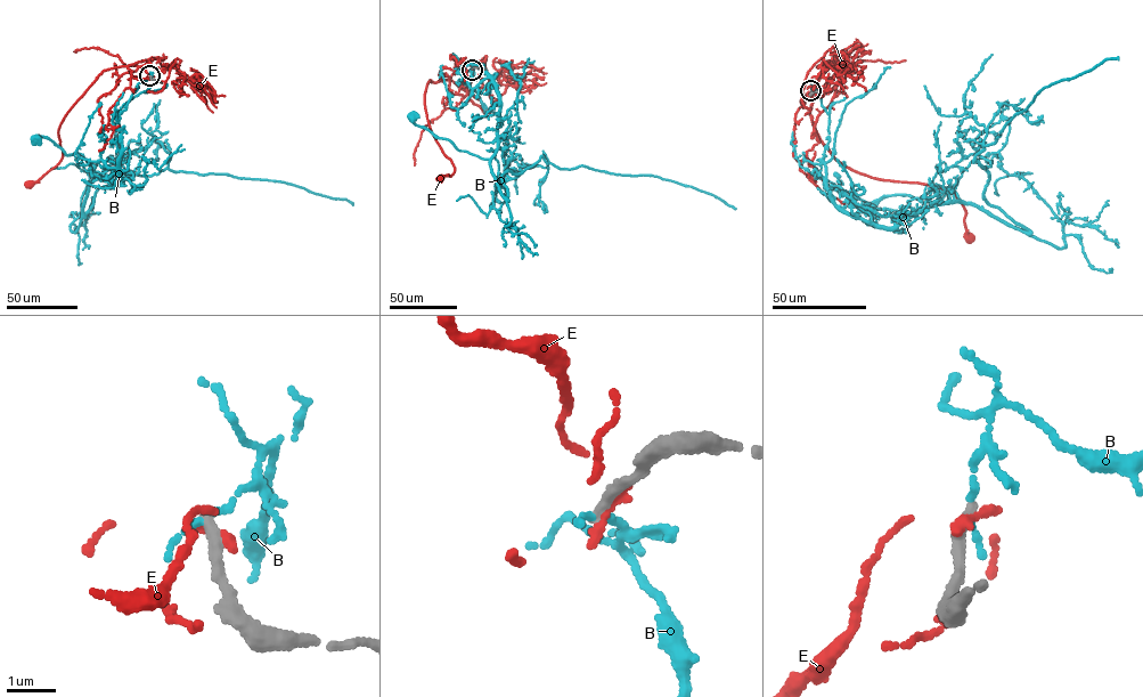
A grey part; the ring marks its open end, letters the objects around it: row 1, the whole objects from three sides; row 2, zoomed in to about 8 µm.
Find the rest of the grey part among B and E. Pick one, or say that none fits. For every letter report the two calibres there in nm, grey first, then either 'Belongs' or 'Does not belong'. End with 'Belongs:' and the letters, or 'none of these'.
B: Thickness 240 nm (grey) against 140 nm. Does not belong
E: Thickness 280 nm (grey) against 220 nm. Does not belong
Belongs: none of these

